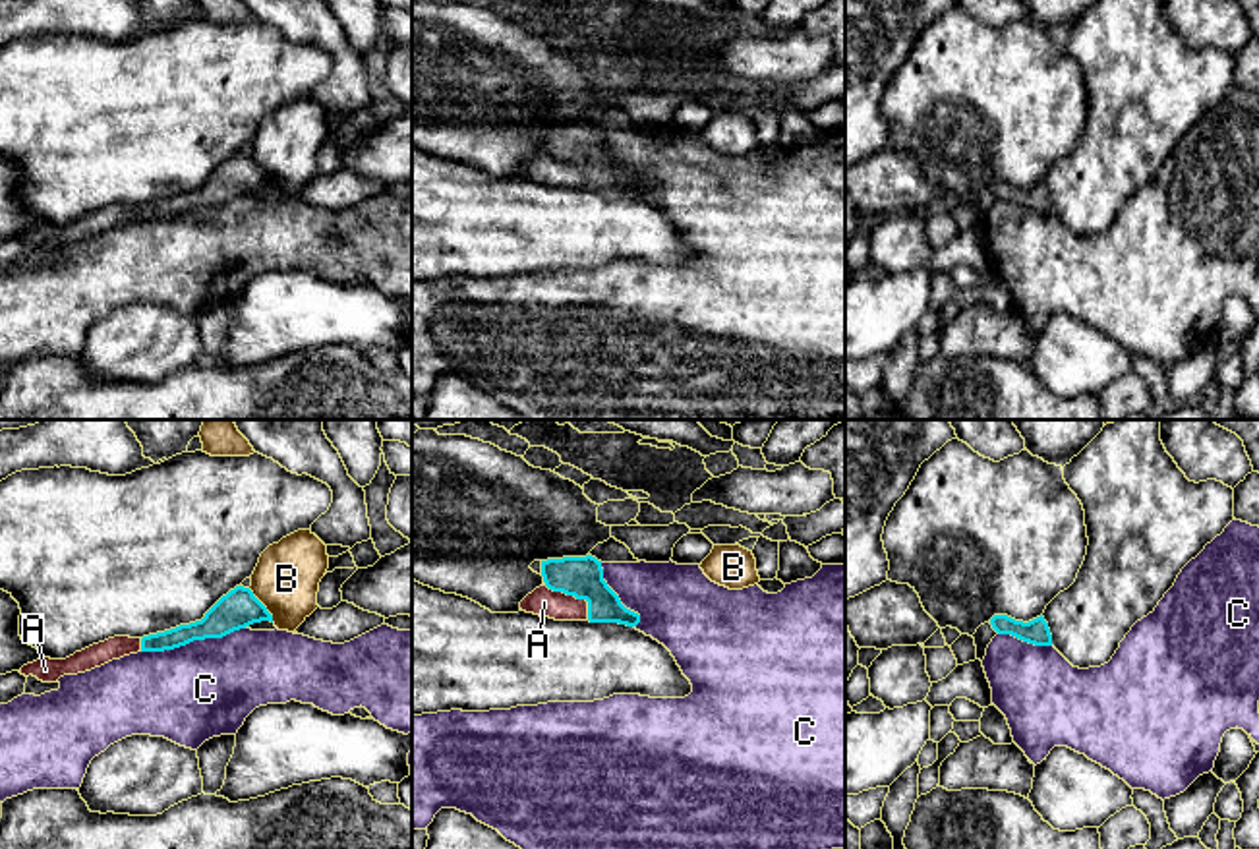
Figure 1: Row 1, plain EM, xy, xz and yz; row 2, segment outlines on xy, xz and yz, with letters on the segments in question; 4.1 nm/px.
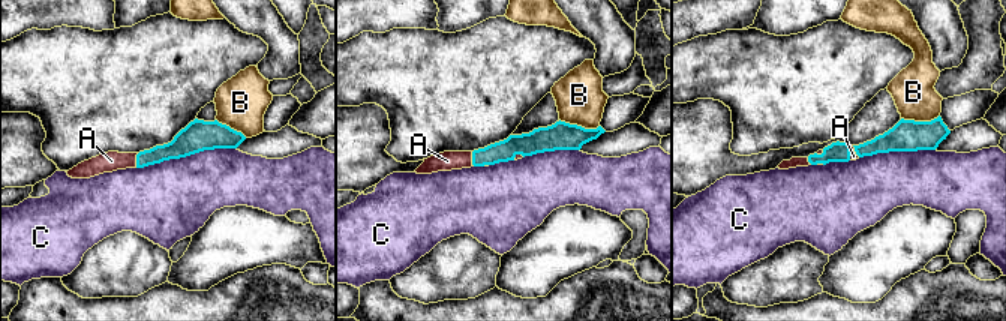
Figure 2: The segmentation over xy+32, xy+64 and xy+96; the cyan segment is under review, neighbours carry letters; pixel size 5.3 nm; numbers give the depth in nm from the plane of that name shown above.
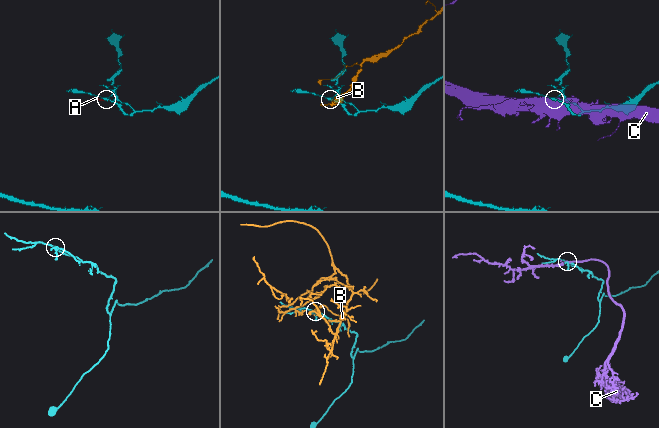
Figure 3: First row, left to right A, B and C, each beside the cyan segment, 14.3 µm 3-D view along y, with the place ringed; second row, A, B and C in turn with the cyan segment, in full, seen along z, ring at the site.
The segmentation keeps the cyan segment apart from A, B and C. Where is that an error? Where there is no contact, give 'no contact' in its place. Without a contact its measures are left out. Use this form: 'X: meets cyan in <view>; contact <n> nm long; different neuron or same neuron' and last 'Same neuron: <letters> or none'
A: meets cyan in xz; contact 240 nm long; same neuron
B: meets cyan in xy; contact 180 nm long; different neuron
C: meets cyan in xy; contact 460 nm long; different neuron
Same neuron: A

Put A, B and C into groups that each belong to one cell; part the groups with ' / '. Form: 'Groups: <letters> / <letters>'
Groups: A / B / C

